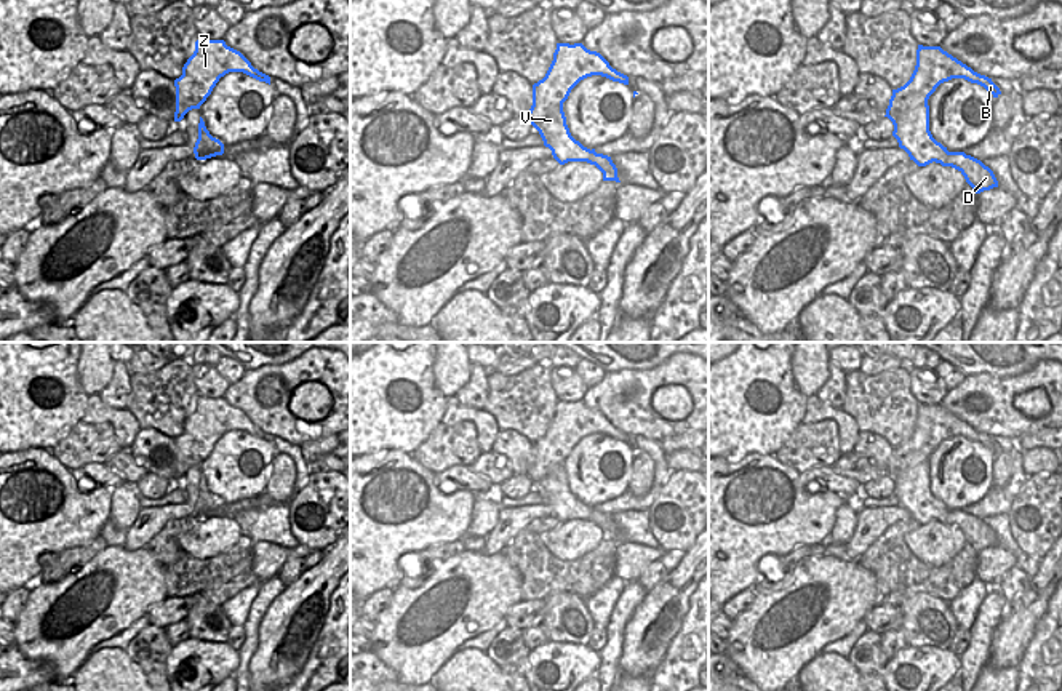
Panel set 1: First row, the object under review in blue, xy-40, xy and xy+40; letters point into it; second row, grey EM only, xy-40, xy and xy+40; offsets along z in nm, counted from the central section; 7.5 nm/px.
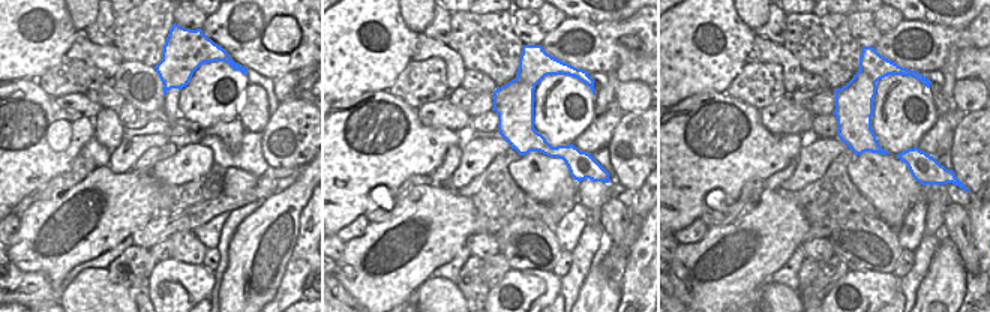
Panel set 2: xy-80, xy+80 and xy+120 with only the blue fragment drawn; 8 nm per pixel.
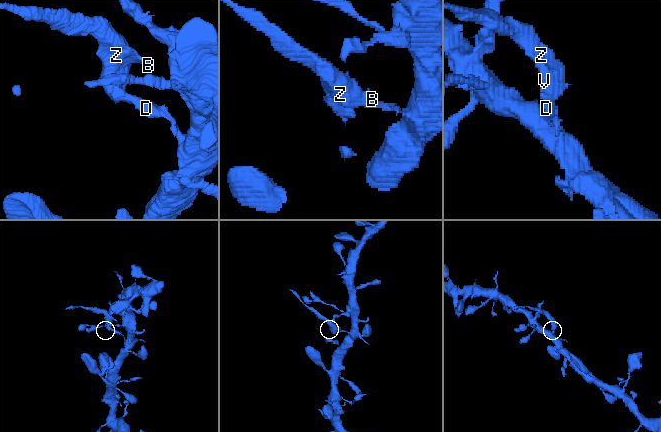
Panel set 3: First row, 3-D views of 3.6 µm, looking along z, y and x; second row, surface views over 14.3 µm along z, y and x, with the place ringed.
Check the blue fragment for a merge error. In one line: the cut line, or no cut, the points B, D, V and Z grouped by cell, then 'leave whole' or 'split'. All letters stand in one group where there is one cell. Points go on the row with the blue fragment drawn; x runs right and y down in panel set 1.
cut xy (590, 151), (579, 160); groups B V Z / D; split

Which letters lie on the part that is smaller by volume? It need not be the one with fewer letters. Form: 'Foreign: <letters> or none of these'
Foreign: B, V, Z

